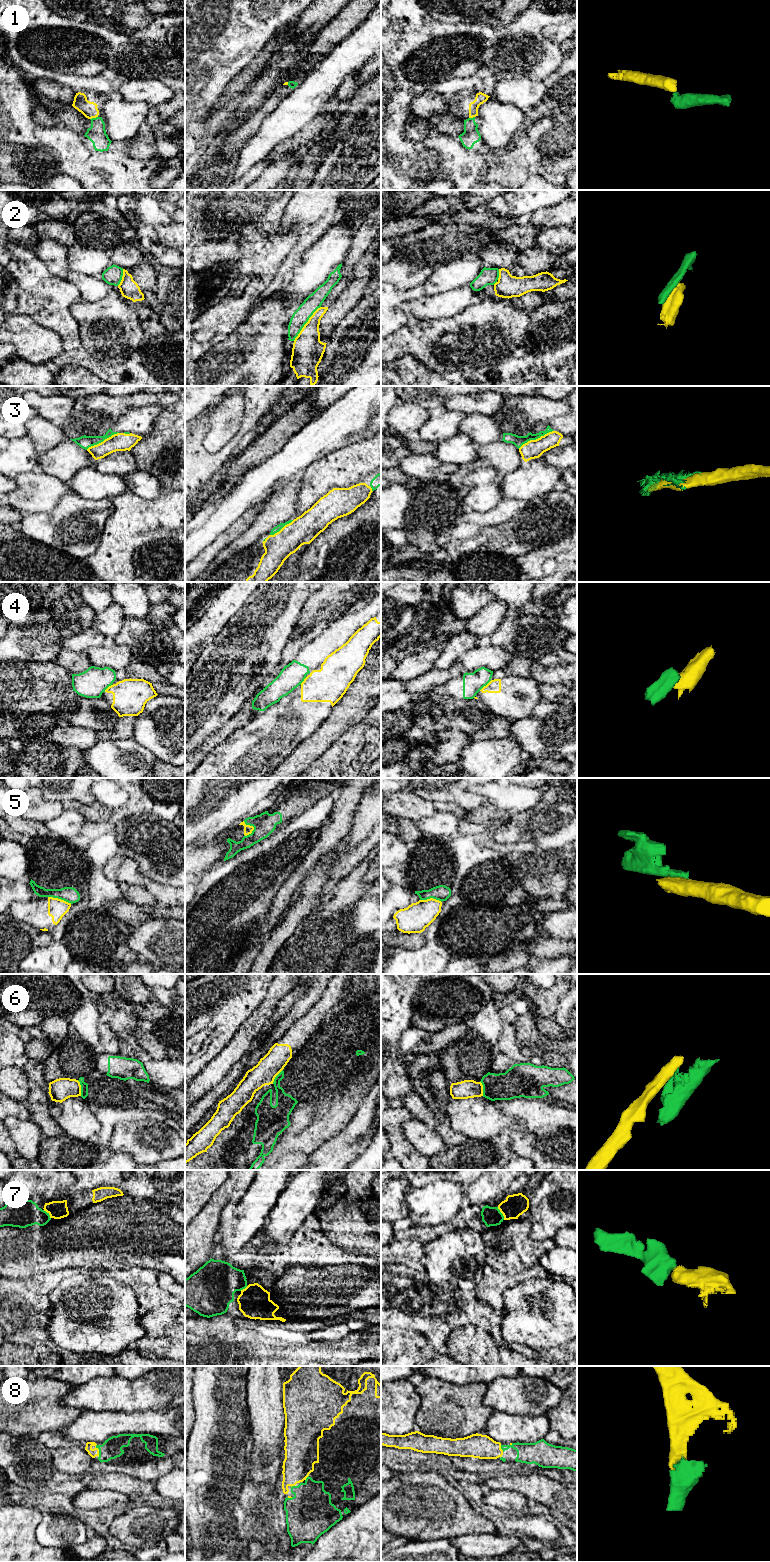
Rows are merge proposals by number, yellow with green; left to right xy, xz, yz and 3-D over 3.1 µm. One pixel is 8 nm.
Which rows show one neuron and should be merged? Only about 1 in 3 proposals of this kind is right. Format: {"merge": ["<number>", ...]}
{"merge": ["3", "7", "8"]}

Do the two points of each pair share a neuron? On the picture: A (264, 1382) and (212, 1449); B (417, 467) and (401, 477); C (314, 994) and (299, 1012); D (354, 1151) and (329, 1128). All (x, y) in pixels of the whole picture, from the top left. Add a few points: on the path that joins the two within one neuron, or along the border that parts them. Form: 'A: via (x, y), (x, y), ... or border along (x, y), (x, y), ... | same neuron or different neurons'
A: border along (245, 1381), (245, 1399), (249, 1425), (251, 1427) | different neurons
B: border along (398, 466), (410, 477) | different neurons
C: via (310, 998), (300, 1008) | same neuron
D: border along (336, 1133), (317, 1148) | different neurons

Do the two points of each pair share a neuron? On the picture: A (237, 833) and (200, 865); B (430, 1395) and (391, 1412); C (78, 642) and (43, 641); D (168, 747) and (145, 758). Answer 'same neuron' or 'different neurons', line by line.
A: same neuron
B: different neurons
C: different neurons
D: different neurons

